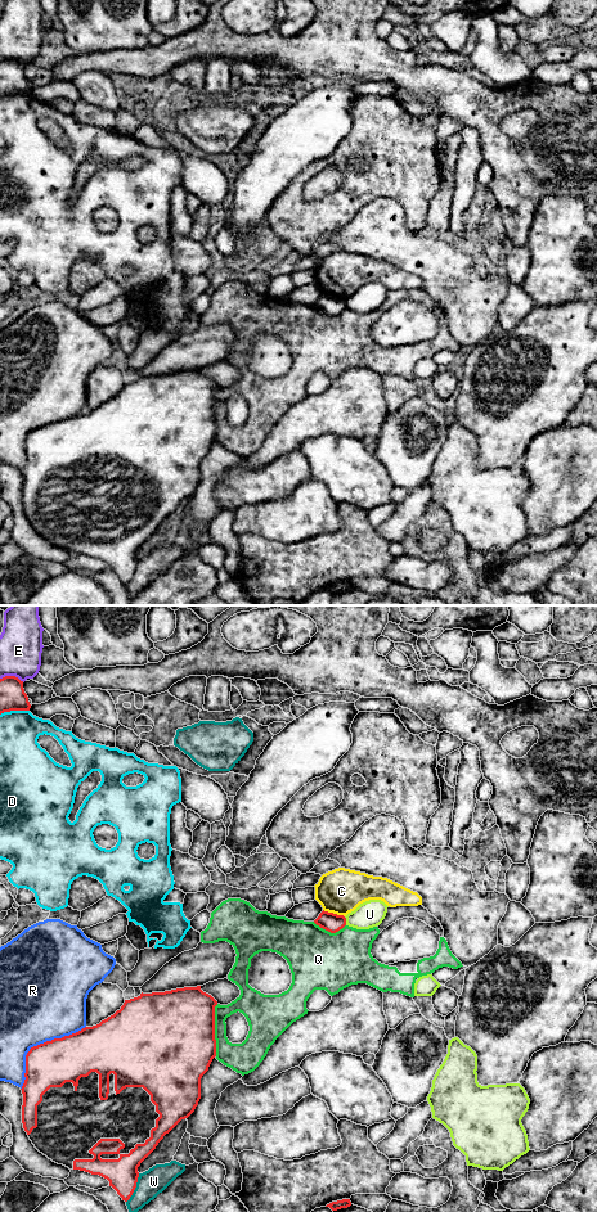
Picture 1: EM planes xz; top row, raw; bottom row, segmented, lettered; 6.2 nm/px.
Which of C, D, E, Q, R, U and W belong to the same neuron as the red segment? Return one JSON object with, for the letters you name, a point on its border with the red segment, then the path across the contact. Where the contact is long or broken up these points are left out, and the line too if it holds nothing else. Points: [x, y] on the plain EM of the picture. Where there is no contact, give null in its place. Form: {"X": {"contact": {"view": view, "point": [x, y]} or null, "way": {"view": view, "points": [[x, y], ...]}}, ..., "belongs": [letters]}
{"belongs": []}

